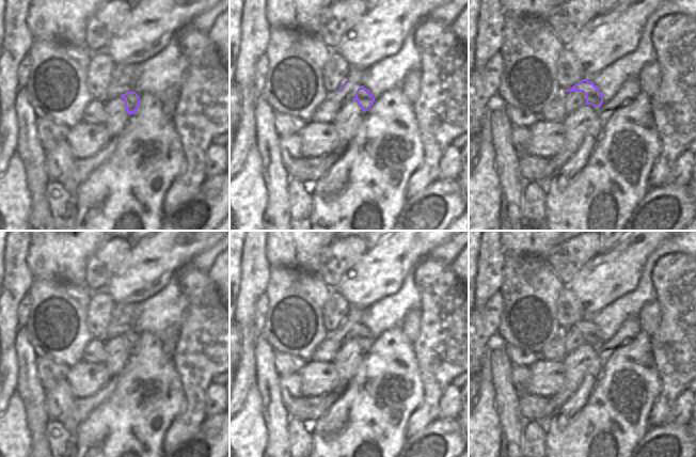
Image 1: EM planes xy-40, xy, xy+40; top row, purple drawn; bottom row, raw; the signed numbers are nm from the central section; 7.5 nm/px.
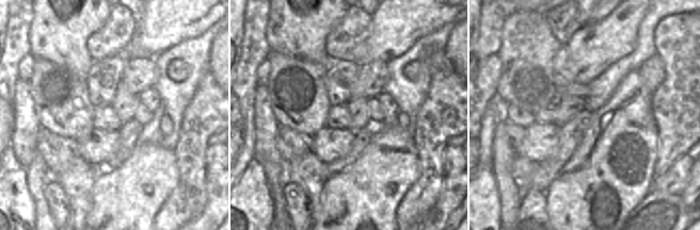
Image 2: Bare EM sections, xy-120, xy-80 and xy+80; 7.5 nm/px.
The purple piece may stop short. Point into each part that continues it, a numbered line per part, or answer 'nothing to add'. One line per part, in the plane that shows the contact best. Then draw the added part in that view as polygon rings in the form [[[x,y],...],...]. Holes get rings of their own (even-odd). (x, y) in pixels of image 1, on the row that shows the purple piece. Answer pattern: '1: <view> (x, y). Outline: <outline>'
nothing to add.

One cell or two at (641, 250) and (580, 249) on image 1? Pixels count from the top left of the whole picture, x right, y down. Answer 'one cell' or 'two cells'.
two cells

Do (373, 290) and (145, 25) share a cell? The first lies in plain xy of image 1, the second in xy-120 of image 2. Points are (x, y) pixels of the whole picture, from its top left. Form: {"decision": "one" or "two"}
{"decision": "one"}

